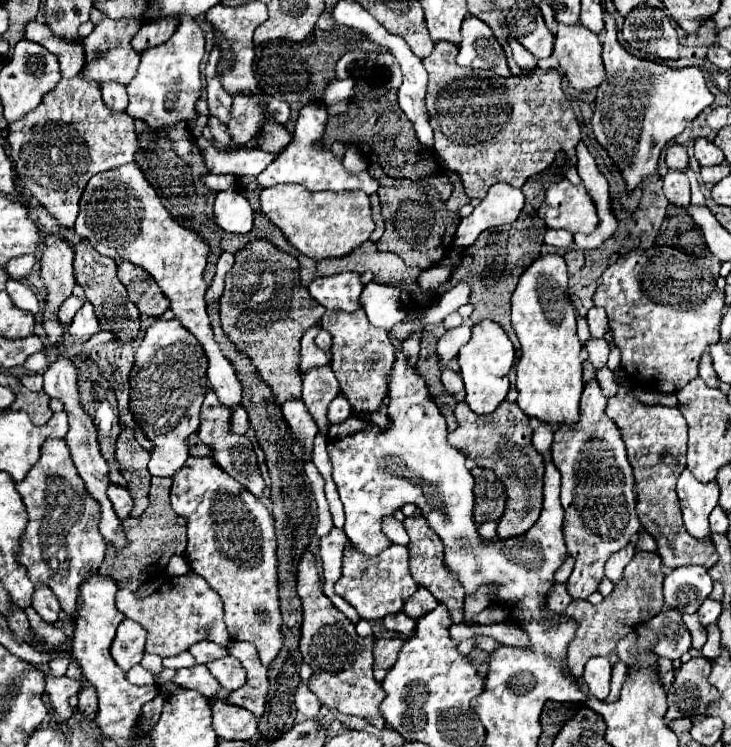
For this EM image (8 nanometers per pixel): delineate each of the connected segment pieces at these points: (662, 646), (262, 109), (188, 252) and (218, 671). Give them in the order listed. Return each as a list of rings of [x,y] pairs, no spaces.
[[[678,610],[660,612],[646,622],[658,634],[656,654],[678,660],[684,652],[692,648],[692,638],[682,622],[682,614]]]
[[[234,94],[232,104],[232,120],[228,122],[228,130],[234,142],[252,140],[260,128],[268,122],[286,122],[290,116],[290,108],[282,100],[274,100],[270,94]]]
[[[126,164],[120,168],[112,168],[108,172],[100,172],[92,176],[82,198],[80,198],[80,214],[74,224],[74,232],[80,238],[86,238],[102,256],[122,258],[142,266],[162,288],[166,298],[170,300],[170,310],[188,328],[196,340],[202,344],[204,354],[208,358],[208,380],[210,388],[218,394],[220,402],[230,406],[232,412],[240,406],[242,388],[240,380],[234,374],[232,364],[220,352],[214,336],[210,318],[206,314],[206,282],[202,280],[202,272],[206,266],[208,246],[194,234],[186,230],[174,218],[170,218],[168,210],[162,206],[156,190],[144,178],[138,166]]]
[[[226,656],[220,660],[208,662],[206,666],[212,672],[212,676],[220,682],[220,686],[228,692],[242,688],[246,684],[246,670],[242,664],[238,664],[238,660],[234,656]]]

